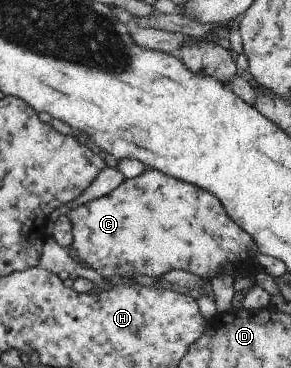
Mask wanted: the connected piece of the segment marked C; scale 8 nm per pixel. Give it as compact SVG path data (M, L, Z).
M145 169L136 178L124 179L108 194L92 202L75 206L65 215L72 224L72 242L69 248L74 250L76 258L82 264L90 266L104 279L122 274L132 277L145 275L159 279L169 271L184 270L200 278L212 280L222 274L221 270L229 264L233 265L236 272L245 276L265 272L254 262L253 255L260 255L256 246L252 246L250 238L246 238L246 234L240 232L240 228L236 228L232 220L224 218L222 206L218 204L218 200L214 200L214 196L192 184L184 184L180 180L164 176L162 172L156 170Z

